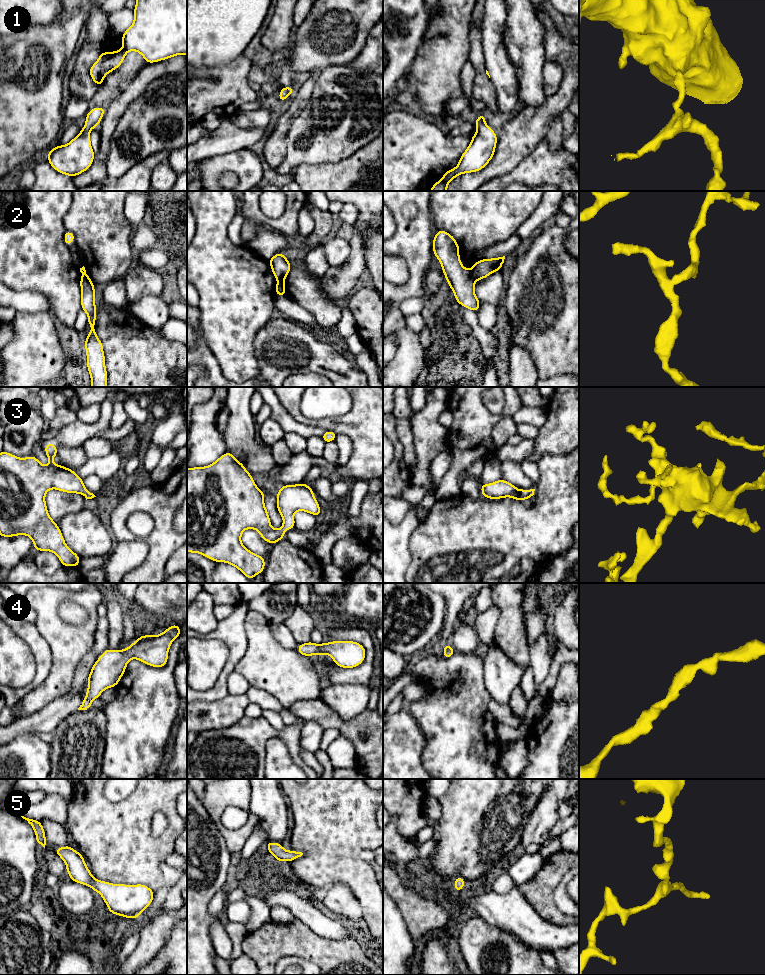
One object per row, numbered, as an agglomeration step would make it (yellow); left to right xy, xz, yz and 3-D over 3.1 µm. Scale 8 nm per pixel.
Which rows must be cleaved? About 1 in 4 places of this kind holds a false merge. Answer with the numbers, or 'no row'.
2

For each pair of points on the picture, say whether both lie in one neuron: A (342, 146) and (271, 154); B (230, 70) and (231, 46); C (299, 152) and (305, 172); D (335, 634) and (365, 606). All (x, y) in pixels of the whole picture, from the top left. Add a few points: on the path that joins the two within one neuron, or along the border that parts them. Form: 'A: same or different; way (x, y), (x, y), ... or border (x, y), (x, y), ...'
A: different; border (290, 129), (287, 135), (286, 156), (274, 169)
B: different; border (241, 54), (227, 62), (207, 66)
C: different; border (325, 162), (301, 163), (292, 172)
D: different; border (336, 620), (351, 620), (360, 624)

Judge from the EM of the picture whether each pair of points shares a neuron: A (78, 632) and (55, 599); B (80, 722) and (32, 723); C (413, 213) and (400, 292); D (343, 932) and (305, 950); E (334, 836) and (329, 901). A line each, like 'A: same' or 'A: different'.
A: same
B: different
C: same
D: different
E: different

